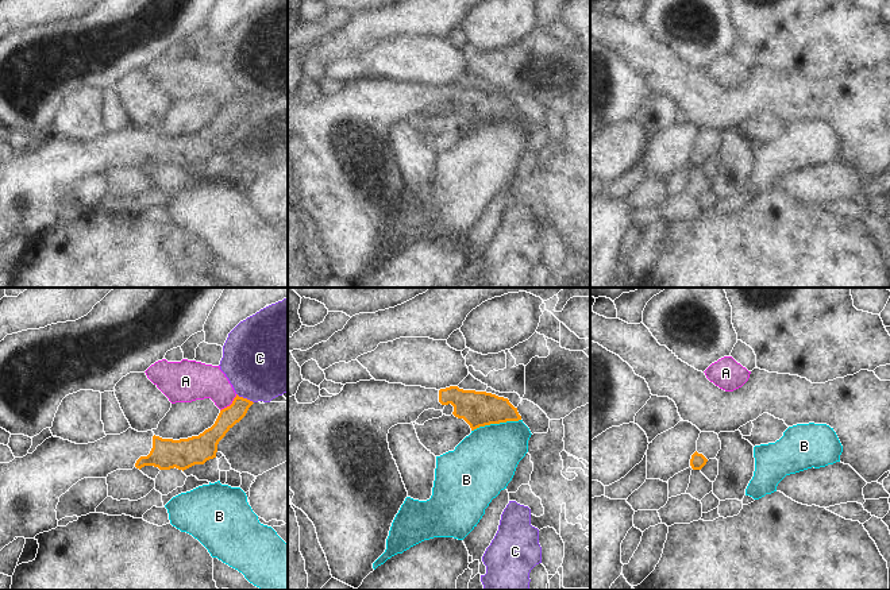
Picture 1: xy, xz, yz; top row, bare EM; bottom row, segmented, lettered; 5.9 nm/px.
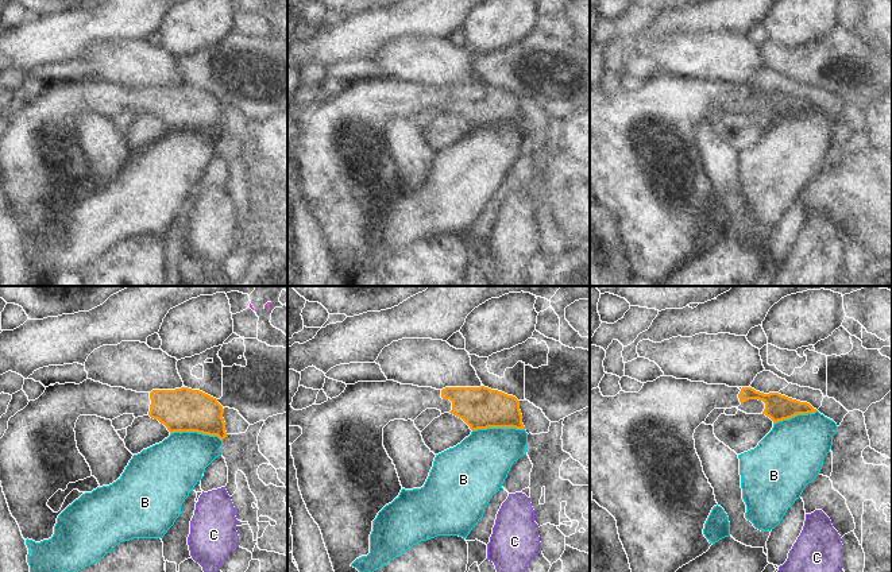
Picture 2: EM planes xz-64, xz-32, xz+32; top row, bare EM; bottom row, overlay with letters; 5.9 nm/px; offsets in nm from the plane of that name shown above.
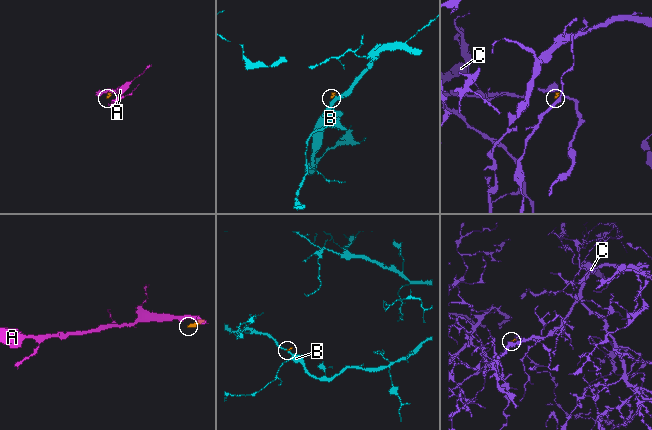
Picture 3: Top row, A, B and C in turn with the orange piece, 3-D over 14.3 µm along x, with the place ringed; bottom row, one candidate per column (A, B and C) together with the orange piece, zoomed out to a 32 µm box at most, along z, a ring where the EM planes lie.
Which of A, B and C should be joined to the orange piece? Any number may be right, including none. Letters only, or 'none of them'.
none of them

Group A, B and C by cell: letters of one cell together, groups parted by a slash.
A / B / C

